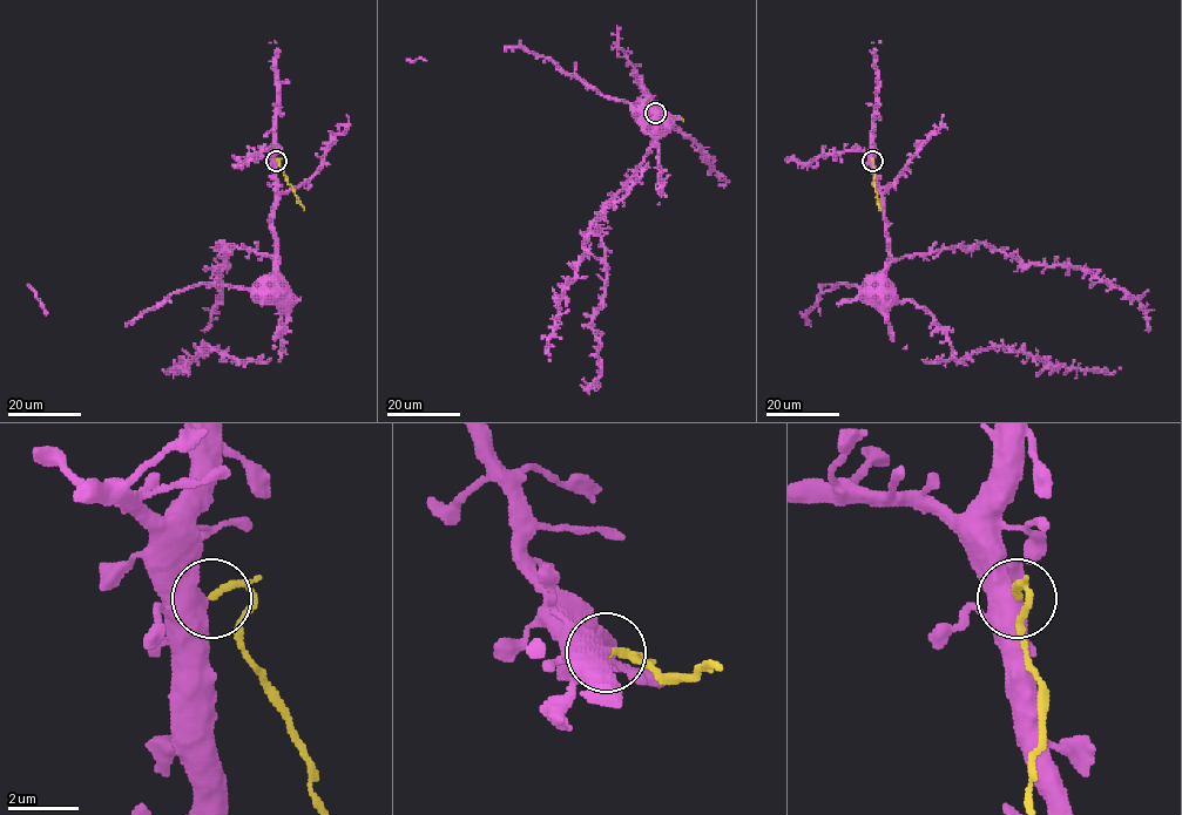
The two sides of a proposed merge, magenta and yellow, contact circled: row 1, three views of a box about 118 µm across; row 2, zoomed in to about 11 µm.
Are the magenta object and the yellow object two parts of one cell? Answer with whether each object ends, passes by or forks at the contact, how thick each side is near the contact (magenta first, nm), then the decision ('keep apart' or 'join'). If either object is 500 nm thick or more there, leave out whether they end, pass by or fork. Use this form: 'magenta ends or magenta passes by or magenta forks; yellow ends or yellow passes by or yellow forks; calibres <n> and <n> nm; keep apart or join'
calibres 650 and 200 nm; keep apart

